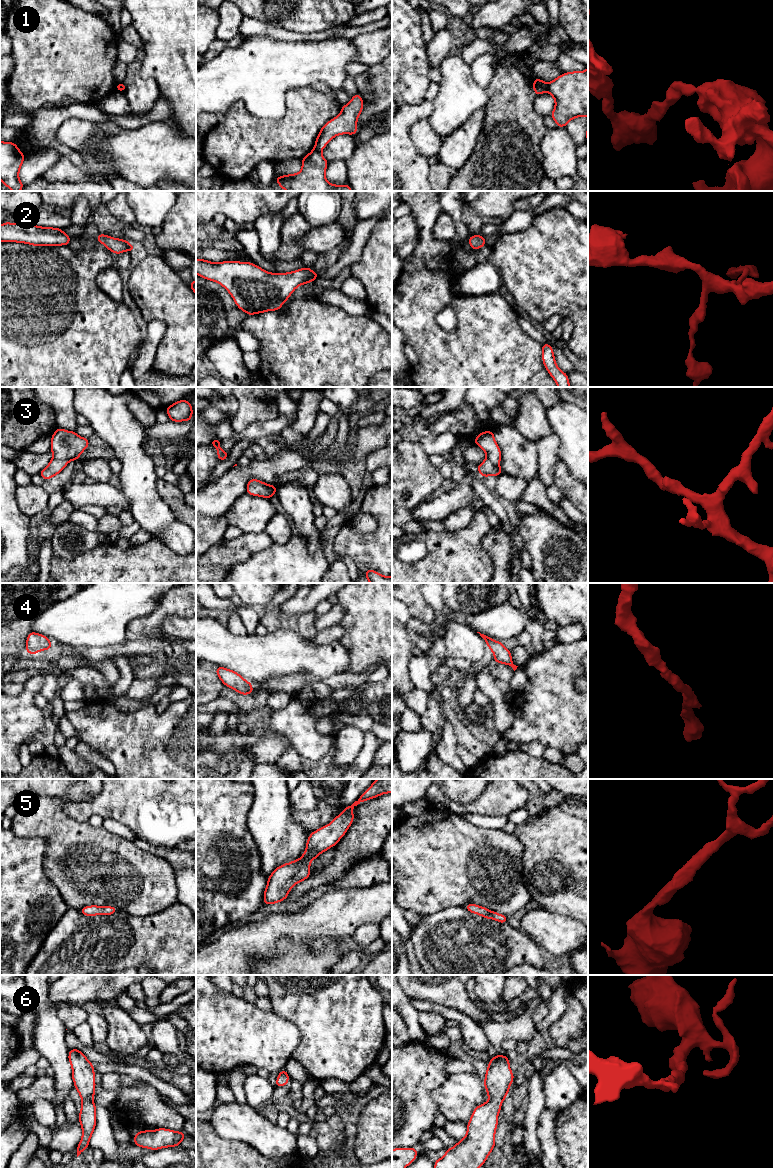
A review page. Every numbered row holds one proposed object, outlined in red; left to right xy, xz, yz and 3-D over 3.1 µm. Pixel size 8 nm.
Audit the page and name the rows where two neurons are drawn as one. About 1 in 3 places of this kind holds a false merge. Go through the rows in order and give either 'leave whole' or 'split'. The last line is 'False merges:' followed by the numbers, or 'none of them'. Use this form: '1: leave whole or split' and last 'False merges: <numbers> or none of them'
1: split
2: leave whole
3: leave whole
4: leave whole
5: leave whole
6: leave whole
False merges: 1

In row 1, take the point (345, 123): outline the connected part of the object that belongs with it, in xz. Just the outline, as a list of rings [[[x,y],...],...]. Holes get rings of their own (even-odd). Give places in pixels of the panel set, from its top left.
[[[357,93],[347,105],[342,105],[340,114],[328,121],[320,130],[314,149],[321,152],[332,138],[341,134],[357,134],[357,121],[363,109],[363,99]]]

